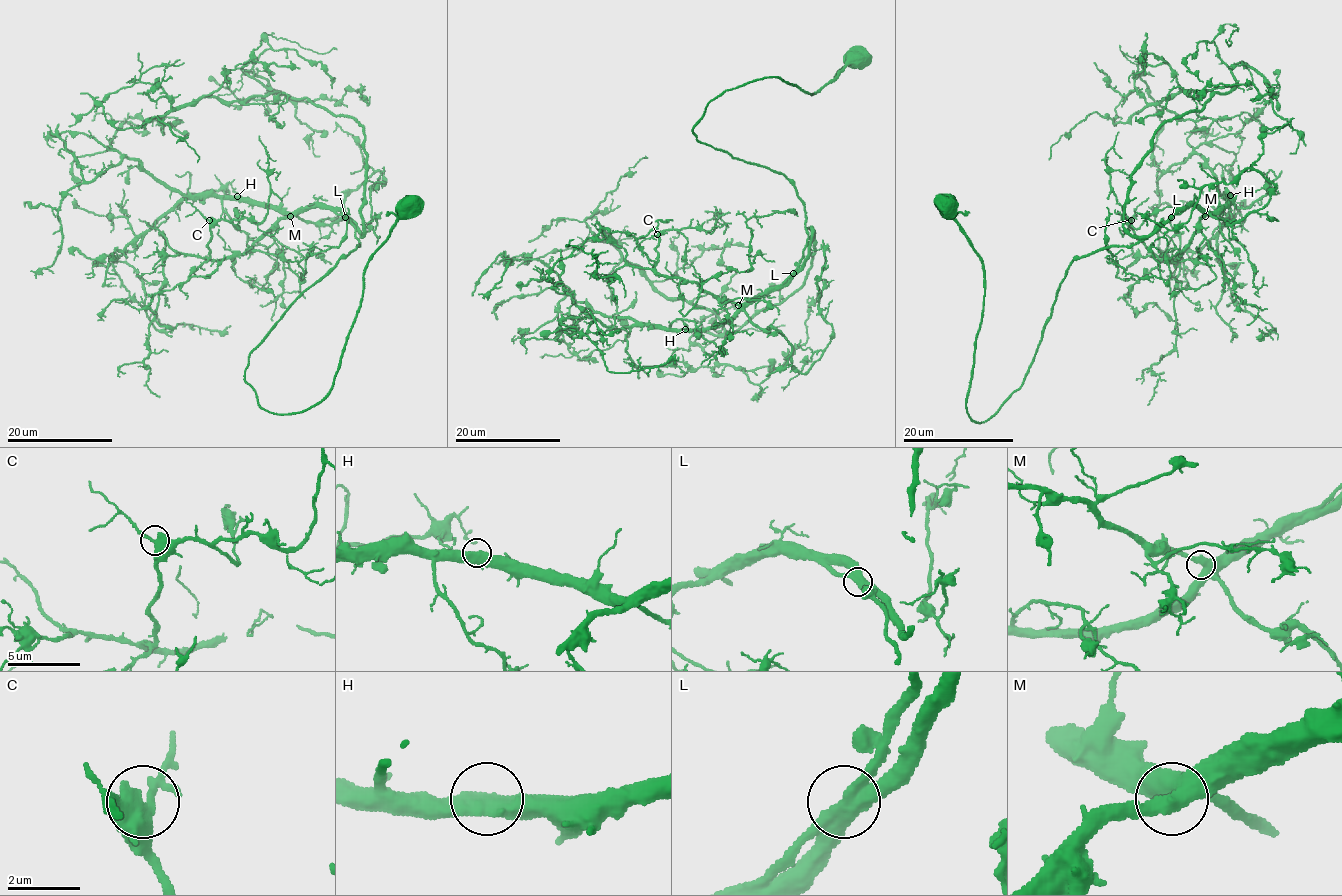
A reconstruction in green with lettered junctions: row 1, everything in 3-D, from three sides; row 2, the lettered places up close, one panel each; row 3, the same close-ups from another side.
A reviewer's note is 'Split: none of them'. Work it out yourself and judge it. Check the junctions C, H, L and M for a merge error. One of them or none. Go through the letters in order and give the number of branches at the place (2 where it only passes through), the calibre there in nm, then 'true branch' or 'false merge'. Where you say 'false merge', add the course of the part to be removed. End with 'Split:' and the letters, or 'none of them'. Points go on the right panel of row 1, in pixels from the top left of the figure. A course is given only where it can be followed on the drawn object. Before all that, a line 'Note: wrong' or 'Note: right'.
Note: right
C: branches 2; calibre 500 nm; true branch
H: branches 2; calibre 550 nm; true branch
L: branches 2; calibre 550 nm; true branch
M: branches 2; calibre 500 nm; true branch
Split: none of them

